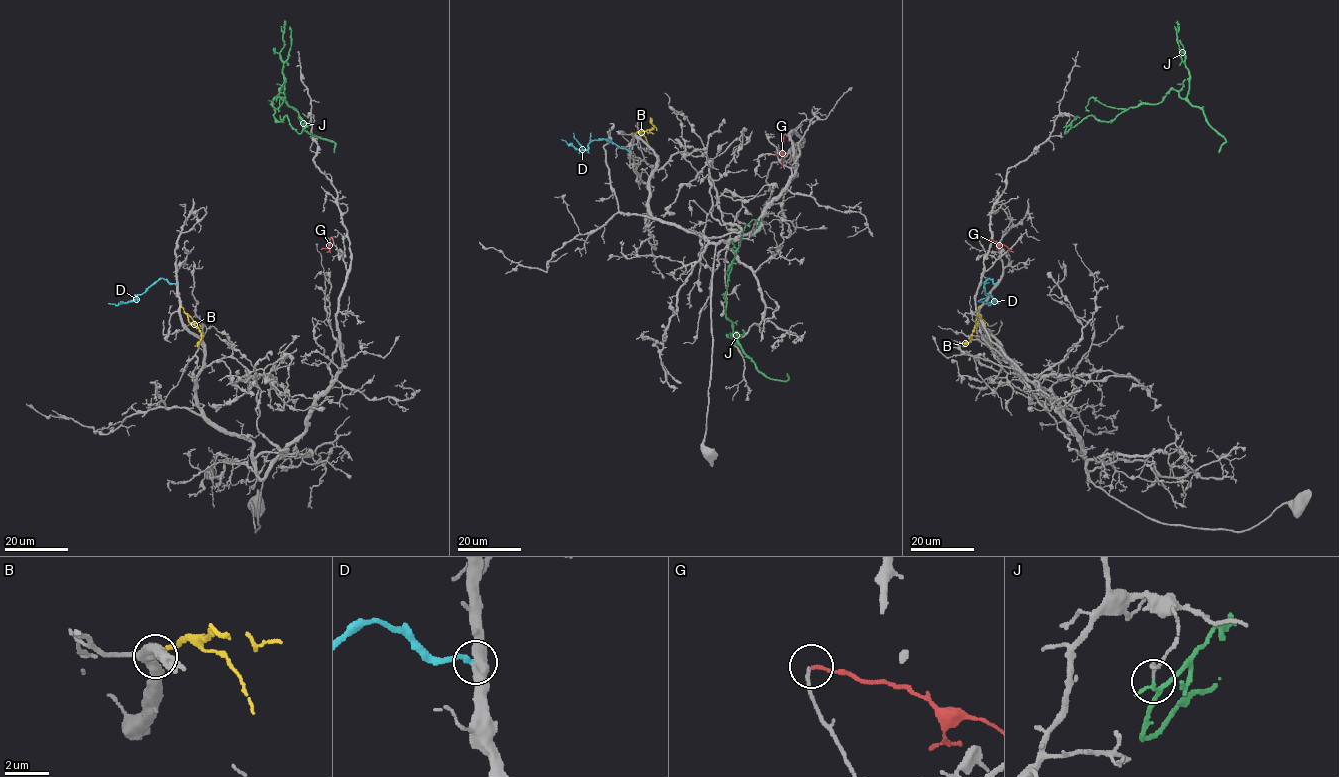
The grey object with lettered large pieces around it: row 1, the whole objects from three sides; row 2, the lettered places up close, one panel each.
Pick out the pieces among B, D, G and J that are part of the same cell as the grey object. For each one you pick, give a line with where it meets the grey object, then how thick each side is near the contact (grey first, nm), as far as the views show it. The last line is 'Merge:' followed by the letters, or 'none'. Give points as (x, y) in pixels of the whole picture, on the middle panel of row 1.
G: meets grey at (784, 134); 140 nm thick on the grey side, 130 nm on the other
Merge: G

